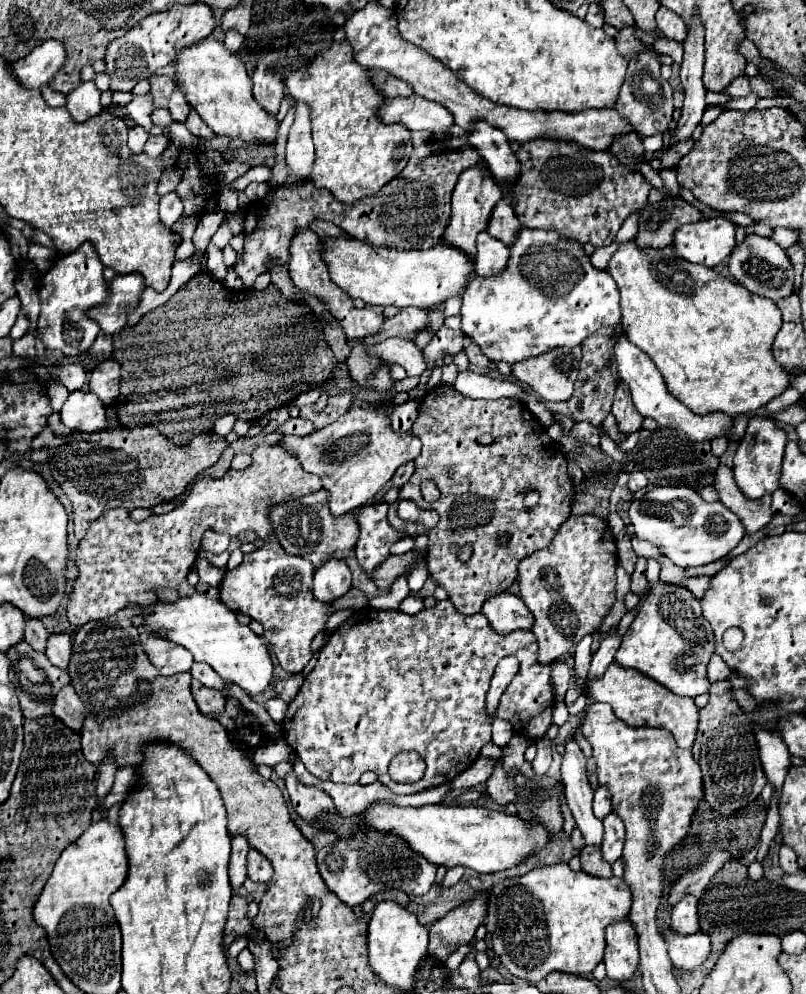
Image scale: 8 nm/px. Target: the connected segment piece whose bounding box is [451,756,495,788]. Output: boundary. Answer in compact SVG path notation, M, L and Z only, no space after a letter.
M479 756L465 772L461 772L461 774L451 782L451 786L453 786L453 788L471 788L471 786L483 784L483 780L487 780L487 776L491 774L493 764L495 764L495 760L489 760L489 758Z

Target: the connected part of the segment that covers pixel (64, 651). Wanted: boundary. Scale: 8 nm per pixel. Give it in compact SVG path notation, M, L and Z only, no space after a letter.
M57 632L51 634L47 640L47 648L45 648L45 656L51 660L53 666L65 670L69 664L69 656L71 656L71 638L67 632Z

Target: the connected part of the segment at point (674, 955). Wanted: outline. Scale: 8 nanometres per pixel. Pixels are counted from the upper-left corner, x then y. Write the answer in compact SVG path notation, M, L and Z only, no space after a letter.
M663 928L659 934L663 936L667 944L667 952L669 952L673 966L679 970L687 970L687 972L695 970L707 960L711 952L709 936L703 932L683 936L683 934L673 932L673 928Z

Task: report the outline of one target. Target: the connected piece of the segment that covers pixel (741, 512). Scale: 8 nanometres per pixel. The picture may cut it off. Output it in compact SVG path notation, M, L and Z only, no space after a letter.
M717 466L713 472L713 488L719 494L719 502L723 502L733 514L739 516L747 534L753 534L771 522L771 496L763 496L761 502L743 496L733 480L733 470L729 466Z

